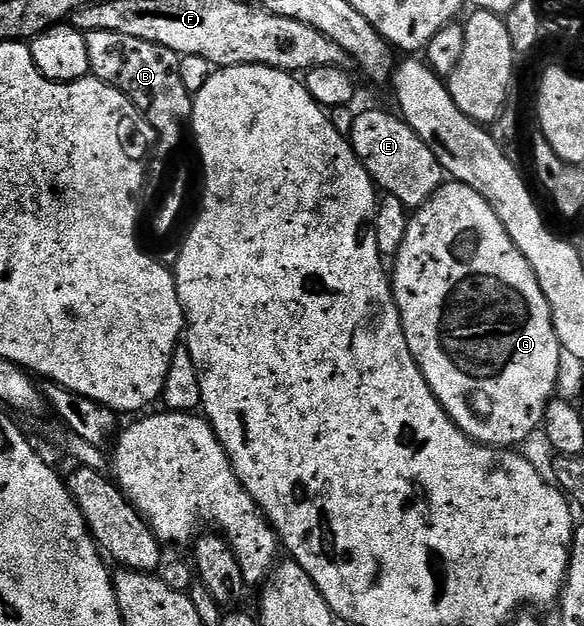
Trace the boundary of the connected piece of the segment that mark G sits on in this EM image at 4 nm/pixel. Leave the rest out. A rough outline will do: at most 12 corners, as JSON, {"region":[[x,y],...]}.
{"region":[[443,183],[393,257],[408,350],[465,436],[522,446],[564,353],[528,258]]}

